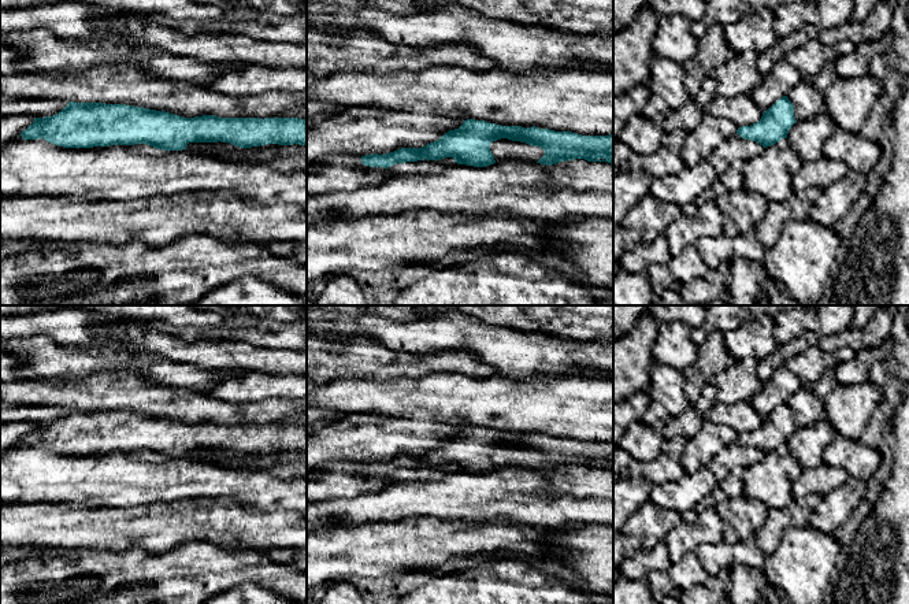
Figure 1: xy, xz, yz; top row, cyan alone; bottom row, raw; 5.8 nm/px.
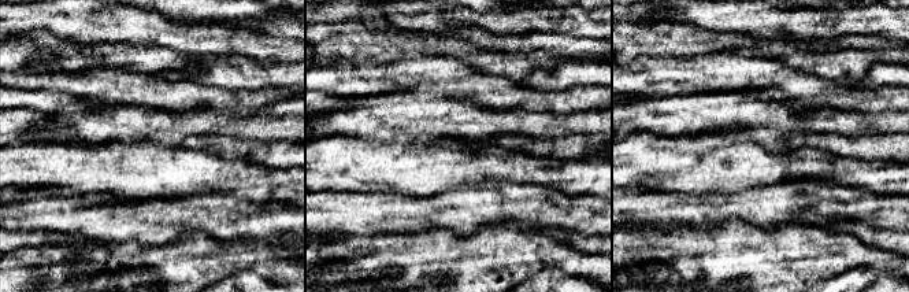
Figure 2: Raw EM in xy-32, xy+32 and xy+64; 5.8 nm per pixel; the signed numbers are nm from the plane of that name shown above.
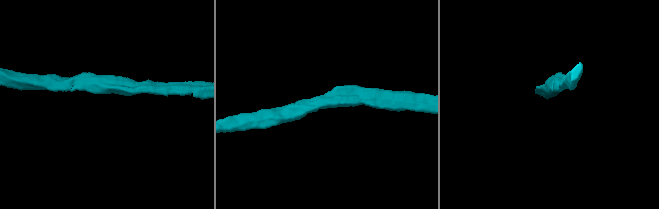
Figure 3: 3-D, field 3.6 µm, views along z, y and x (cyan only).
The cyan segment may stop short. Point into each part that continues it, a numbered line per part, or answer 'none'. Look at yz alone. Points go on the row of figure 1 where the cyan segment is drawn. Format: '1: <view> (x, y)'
none

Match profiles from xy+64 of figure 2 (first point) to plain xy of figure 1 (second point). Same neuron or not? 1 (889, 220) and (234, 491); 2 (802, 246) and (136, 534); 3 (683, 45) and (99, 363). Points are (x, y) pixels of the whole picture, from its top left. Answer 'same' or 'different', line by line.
1: different
2: different
3: same

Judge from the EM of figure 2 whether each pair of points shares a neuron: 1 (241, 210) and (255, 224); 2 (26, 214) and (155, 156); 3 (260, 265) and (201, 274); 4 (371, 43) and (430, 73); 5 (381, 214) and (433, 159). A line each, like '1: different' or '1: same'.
1: same
2: different
3: same
4: different
5: different

